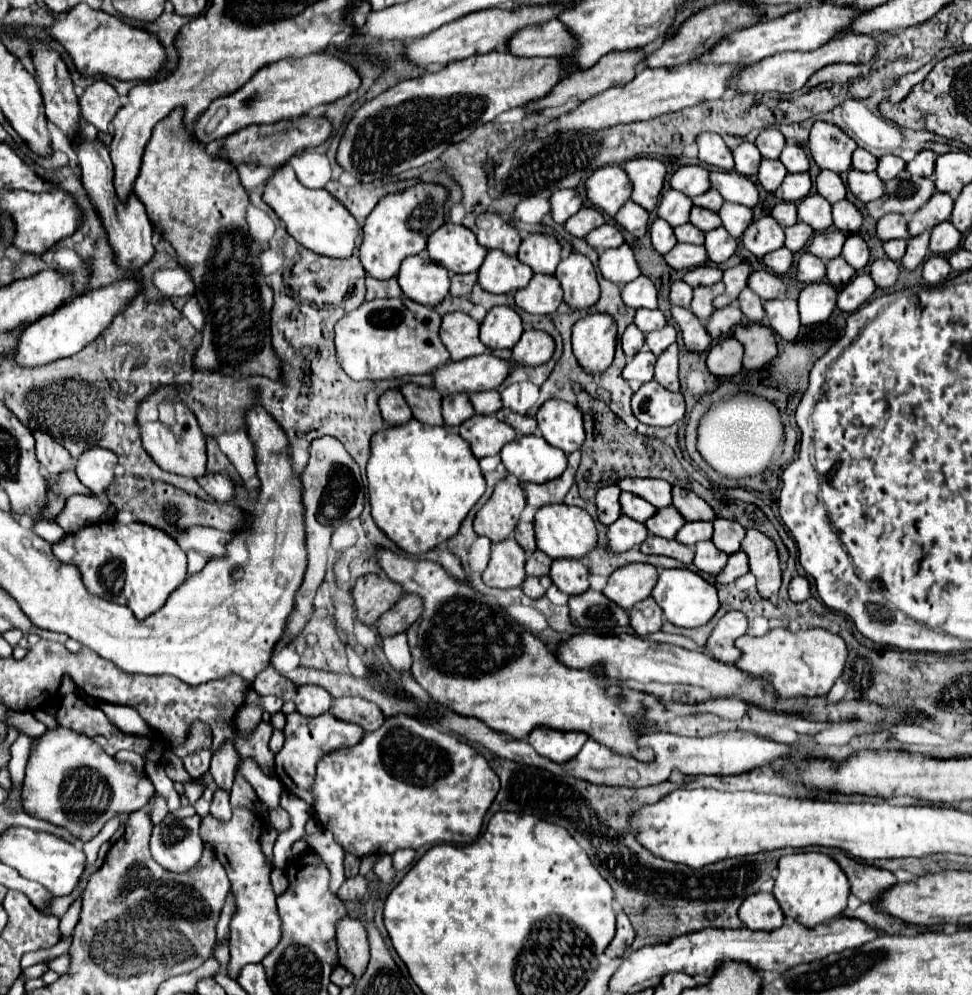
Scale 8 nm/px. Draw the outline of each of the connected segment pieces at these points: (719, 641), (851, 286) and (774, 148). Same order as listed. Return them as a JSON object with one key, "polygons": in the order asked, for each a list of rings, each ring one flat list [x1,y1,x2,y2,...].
{"polygons":[[[728,612,722,616,722,620,716,624,712,636,708,638,708,644,712,648,712,656,722,662,736,662,740,660,742,652,736,648,736,638,746,634,748,630,748,618,742,612]],[[858,274,854,280,850,280,844,290,838,294,838,308,842,312,854,312,858,310,864,302,872,298,876,290,874,280,868,274]],[[762,130,760,136,756,138,756,146,758,146,758,150,760,150,760,154,764,158,774,160,784,150,786,140,784,140,784,136,782,136,780,130]]]}

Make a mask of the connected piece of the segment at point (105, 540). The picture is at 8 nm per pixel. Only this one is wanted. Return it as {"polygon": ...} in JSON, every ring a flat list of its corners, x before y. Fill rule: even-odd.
{"polygon":[[116,518,102,520,80,532,66,534,52,548,58,560,80,568,90,592,110,602,126,604,138,620,160,610,170,592,186,580,186,552,166,532,142,522,122,524]]}

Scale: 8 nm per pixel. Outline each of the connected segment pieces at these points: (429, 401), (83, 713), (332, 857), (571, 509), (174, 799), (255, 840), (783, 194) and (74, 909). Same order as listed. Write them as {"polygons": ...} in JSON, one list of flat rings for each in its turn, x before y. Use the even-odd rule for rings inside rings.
{"polygons":[[[414,382,400,386,402,396,406,398,408,406,412,408,412,414,416,420,424,424,444,424,442,412,440,412,440,396,434,388,420,386]],[[78,694,64,696,56,716,60,716,60,726,84,732,86,736,98,740,98,744,110,756,122,748,134,750,138,754,144,754,150,748,150,738,118,730,114,724,110,724,110,720,104,716,104,712,98,706,90,706]],[[322,828,322,830,318,830,316,834,308,836,307,834,304,834,304,836,302,836,302,838,298,838,298,840,306,840,308,845,311,848,314,848,314,850,316,850,316,852,322,856,322,860,324,860,324,862,326,862,326,866,330,868,330,874,332,874,332,876,330,876,329,889,332,890,332,894,336,894,336,892,338,892,338,888,340,888,346,879,343,863,345,854,344,848,342,848,342,846,340,846,340,844,334,840,334,836,332,836,328,830,324,830,324,828]],[[568,504,542,506,536,512,534,526,536,526,536,546,542,552,546,552,550,558,574,558,574,560,582,560,598,544,596,522,592,520,592,516,586,510,582,510,578,506,568,506]],[[146,762,144,770,146,770,146,774,150,774,150,776,152,776,152,784,154,784,156,792,158,792,158,794,162,794,164,798,168,798,168,804,170,804,168,808,170,808,170,812,178,810,178,808,180,808,180,806,178,806,180,796,178,796,178,792,174,790,172,780,168,778,168,774,166,774,164,766,162,766,162,764,152,764,152,762]],[[234,808,230,820,218,820,212,814,202,820,200,838,212,846,216,858,228,872,228,880,232,884,232,896,236,902,236,912,230,922,230,962,228,976,238,978,240,970,246,964,260,962,274,944,278,944,280,936,280,920,276,912,276,896,270,886,270,868,260,850,260,836,264,832,264,822,248,808]],[[798,172,798,174,786,174,784,182,780,184,780,188,774,194,786,202,798,202,810,194,810,188,812,188,810,174]],[[80,898,68,908,68,912,60,918,60,938,68,938,78,922,78,914,80,914]]]}

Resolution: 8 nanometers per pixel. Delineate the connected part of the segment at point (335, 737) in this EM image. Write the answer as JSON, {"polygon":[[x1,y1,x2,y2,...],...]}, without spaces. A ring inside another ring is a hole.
{"polygon":[[292,712,286,718,284,736,286,736,284,748,276,754,276,776,288,792,296,794,306,804,314,806,314,794,310,792,310,788,314,784,316,764,322,760,322,756,326,756,330,752,358,744,360,738,364,736,364,728,358,724,338,720,330,712,320,714,320,716,302,716,300,712]]}

